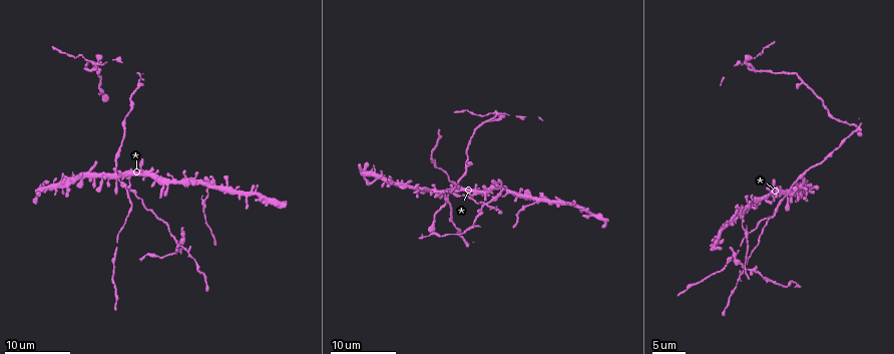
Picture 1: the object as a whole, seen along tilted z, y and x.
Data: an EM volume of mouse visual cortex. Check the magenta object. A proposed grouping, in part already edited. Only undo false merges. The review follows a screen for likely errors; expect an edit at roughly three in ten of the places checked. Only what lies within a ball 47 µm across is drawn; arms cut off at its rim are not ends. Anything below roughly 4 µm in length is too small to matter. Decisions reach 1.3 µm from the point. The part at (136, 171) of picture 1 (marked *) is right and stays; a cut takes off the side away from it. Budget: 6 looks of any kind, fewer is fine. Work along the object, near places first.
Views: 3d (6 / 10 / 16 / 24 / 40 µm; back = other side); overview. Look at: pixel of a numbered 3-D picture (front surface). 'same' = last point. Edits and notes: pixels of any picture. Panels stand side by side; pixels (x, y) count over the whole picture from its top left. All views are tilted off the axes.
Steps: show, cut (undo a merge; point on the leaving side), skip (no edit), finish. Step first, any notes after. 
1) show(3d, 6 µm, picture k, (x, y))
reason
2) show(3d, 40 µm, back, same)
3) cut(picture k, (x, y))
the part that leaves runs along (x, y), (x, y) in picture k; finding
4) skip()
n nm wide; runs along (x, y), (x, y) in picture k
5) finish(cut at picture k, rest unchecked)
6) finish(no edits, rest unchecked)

show(3d, 16 µm, picture 1, (787, 197))
four-way junction

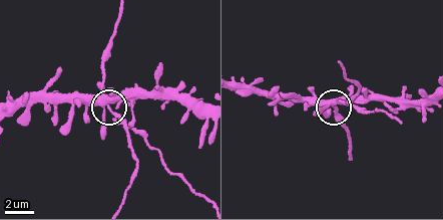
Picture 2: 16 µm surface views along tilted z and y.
show(3d, 10 µm, picture 2, (104, 106))

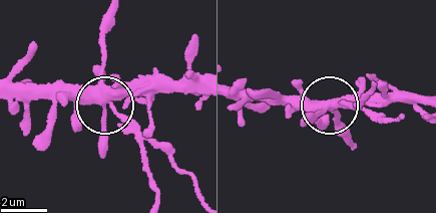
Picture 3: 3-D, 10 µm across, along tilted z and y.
skip()
runs along (173, 78), (138, 76), (108, 102), (145, 147) in picture 3; one neuron here

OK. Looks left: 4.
show(3d, 16 µm, picture 1, (497, 111))
four-way junction

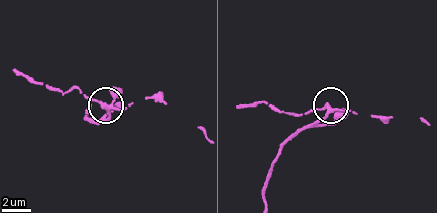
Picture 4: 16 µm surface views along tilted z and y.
show(3d, 10 µm, picture 4, (107, 106))
closer look

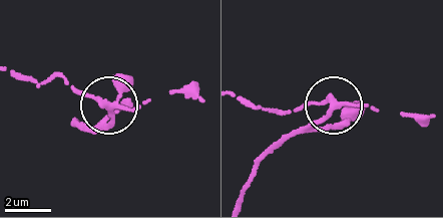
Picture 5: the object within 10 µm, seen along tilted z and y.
cut(picture 5, (101, 126))
the part that leaves runs along (328, 111), (261, 162), (242, 199) in picture 5; two neurons meet here

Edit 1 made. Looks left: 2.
finish(cut at picture 5, rest unchecked)

